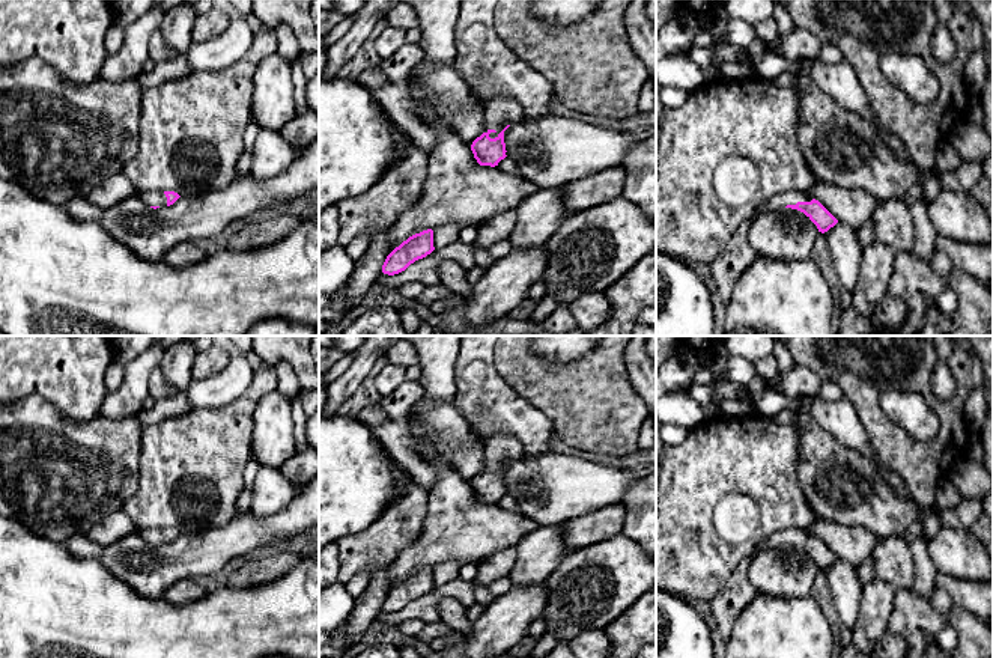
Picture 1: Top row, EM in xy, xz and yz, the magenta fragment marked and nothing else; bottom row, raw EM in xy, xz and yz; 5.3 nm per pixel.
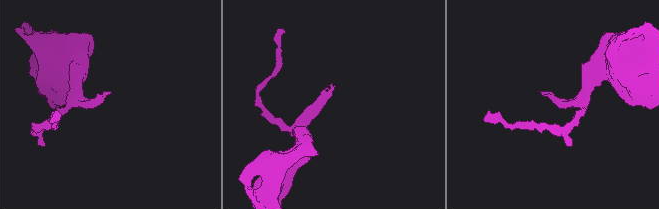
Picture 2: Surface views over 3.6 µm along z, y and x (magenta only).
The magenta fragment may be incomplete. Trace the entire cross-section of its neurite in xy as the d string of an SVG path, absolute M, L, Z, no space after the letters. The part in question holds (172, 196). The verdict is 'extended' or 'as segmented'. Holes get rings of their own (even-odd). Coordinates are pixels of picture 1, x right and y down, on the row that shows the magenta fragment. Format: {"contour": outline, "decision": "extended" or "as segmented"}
{"contour": "M146 191L138 193L140 199L150 208L173 205L181 196L175 191Z", "decision": "extended"}

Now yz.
{"contour": "M784 191L757 206L749 218L736 229L721 254L710 264L710 274L724 304L728 304L739 277L760 256L748 241L751 221L763 211L782 208L803 212L821 233L828 232L838 223L838 220L818 200L809 197L806 193Z", "decision": "extended"}

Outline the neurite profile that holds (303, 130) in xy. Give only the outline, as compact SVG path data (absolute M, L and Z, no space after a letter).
M308 108L298 111L280 133L293 149L304 149L319 137L319 114Z

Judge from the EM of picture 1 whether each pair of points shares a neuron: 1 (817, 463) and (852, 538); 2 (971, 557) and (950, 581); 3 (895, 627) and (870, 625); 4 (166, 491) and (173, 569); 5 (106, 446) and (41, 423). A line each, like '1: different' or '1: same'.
1: different
2: different
3: different
4: different
5: same

